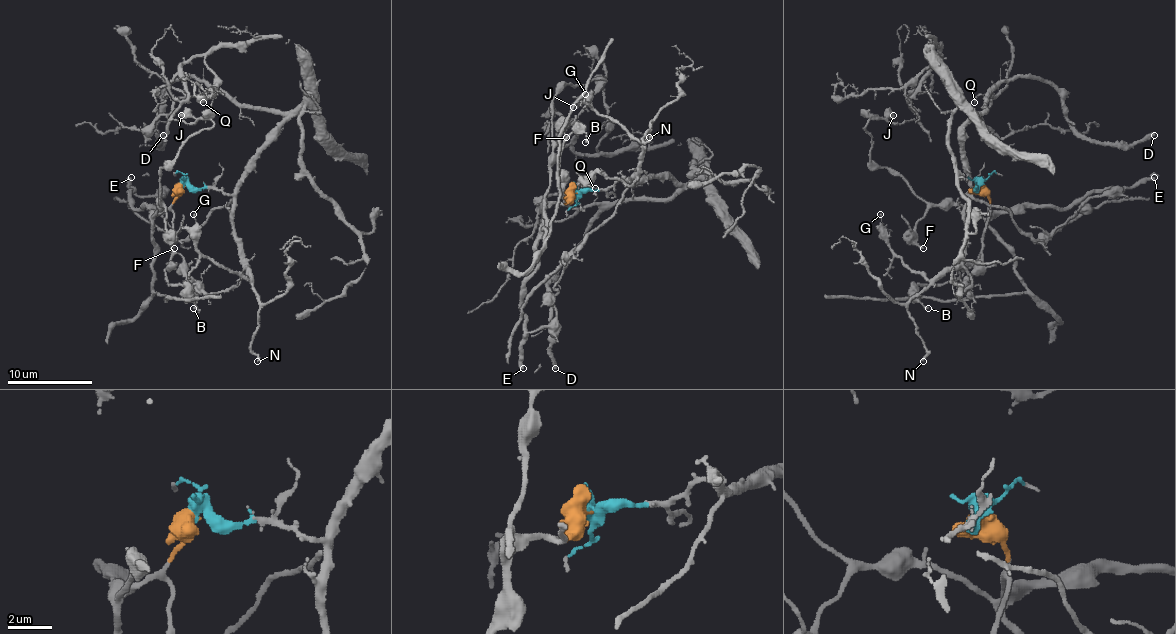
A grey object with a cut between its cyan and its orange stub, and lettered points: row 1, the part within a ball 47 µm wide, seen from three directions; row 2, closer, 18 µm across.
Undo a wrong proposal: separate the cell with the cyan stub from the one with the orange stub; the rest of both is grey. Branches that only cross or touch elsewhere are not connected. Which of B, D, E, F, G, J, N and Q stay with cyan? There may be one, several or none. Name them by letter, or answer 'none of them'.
D, G, N, Q

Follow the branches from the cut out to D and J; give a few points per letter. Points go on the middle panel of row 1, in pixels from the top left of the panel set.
D: (574, 192), (664, 177), (676, 188), (666, 199), (621, 199), (604, 209), (555, 273), (549, 292), (555, 369)
J: (574, 192), (566, 203), (544, 199), (555, 92), (564, 84), (604, 80), (589, 99), (572, 107)

